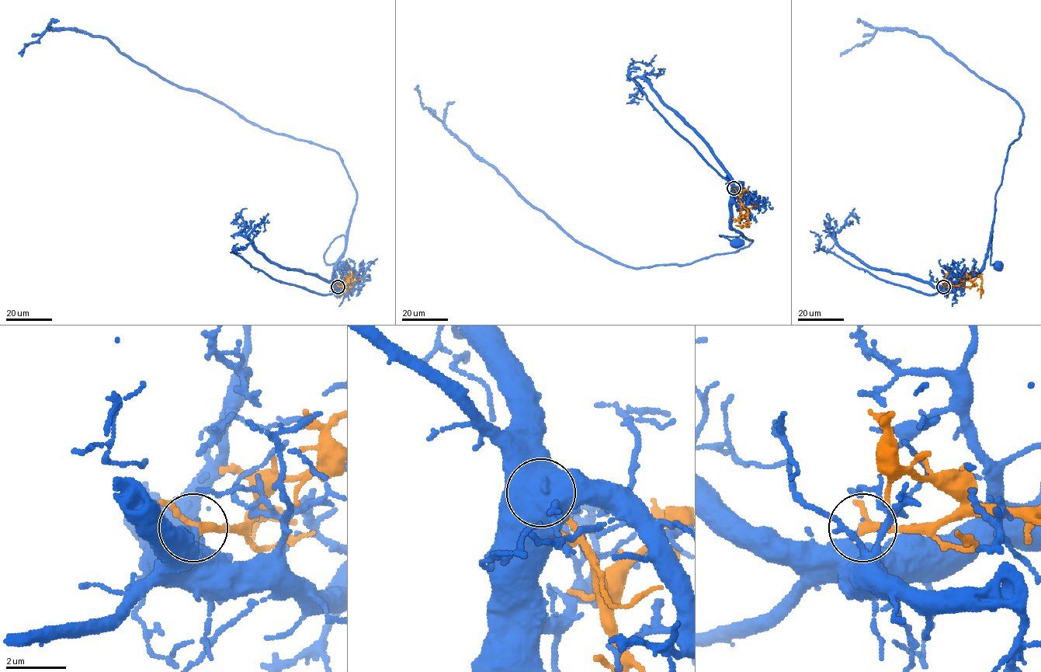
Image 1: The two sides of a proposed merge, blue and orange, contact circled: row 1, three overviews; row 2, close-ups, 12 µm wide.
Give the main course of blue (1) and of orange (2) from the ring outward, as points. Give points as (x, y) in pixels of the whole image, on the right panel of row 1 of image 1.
1: (943, 287), (957, 285), (980, 270), (991, 235), (990, 263), (997, 266)
2: (943, 287), (959, 285), (980, 276), (980, 298)

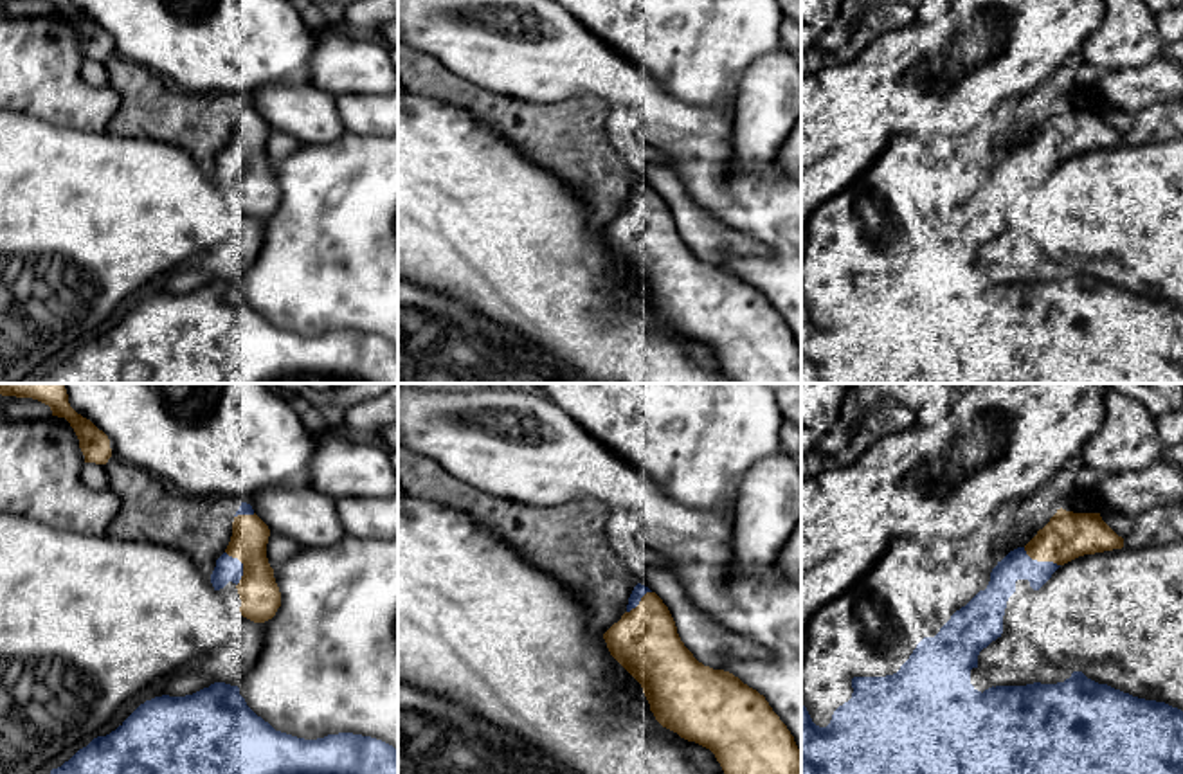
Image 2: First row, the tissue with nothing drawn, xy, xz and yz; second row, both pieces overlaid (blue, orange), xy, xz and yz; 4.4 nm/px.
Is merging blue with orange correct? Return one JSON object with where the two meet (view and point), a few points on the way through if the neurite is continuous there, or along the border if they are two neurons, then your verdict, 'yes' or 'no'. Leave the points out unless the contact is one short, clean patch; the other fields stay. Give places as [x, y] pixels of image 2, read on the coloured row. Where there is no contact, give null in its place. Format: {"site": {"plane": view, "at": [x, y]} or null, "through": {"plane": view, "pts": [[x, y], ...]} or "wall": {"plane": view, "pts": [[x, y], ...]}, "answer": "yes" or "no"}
{"site": {"plane": "yz", "at": [1041, 562]}, "answer": "no"}

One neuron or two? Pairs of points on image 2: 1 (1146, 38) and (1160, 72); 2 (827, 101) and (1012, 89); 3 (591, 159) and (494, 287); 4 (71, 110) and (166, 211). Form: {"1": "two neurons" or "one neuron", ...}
{"1": "two neurons", "2": "one neuron", "3": "two neurons", "4": "two neurons"}

